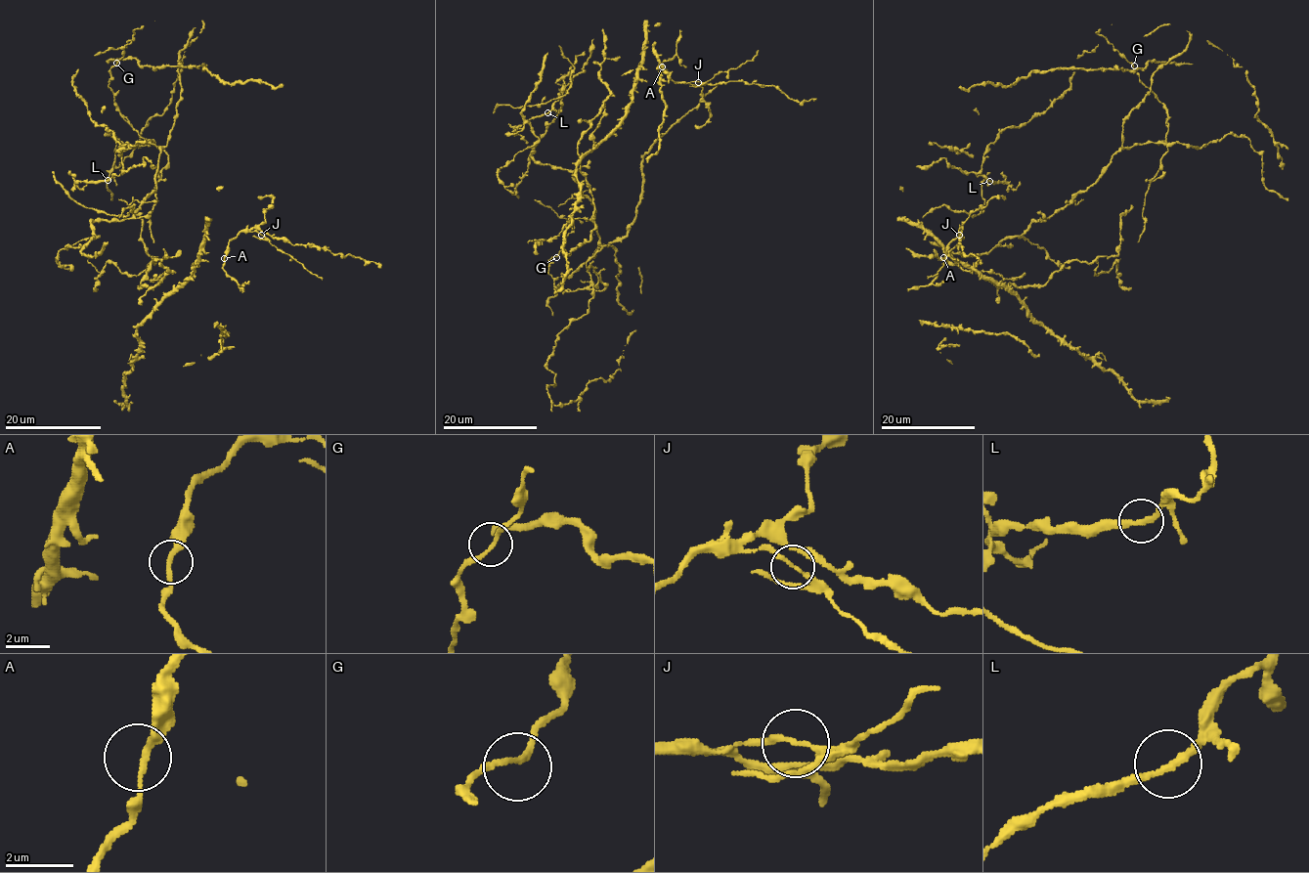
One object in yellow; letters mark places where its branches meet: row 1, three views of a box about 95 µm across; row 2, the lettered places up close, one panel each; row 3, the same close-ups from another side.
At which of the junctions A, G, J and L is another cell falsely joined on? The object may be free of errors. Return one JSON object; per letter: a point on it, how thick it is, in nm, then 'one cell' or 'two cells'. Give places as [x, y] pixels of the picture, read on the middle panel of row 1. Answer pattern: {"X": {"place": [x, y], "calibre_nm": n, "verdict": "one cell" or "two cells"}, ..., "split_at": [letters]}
{"A": {"place": [662, 66], "calibre_nm": 200, "verdict": "one cell"}, "G": {"place": [556, 257], "calibre_nm": 170, "verdict": "one cell"}, "J": {"place": [698, 82], "calibre_nm": 160, "verdict": "two cells"}, "L": {"place": [547, 112], "calibre_nm": 200, "verdict": "one cell"}, "split_at": ["J"]}

